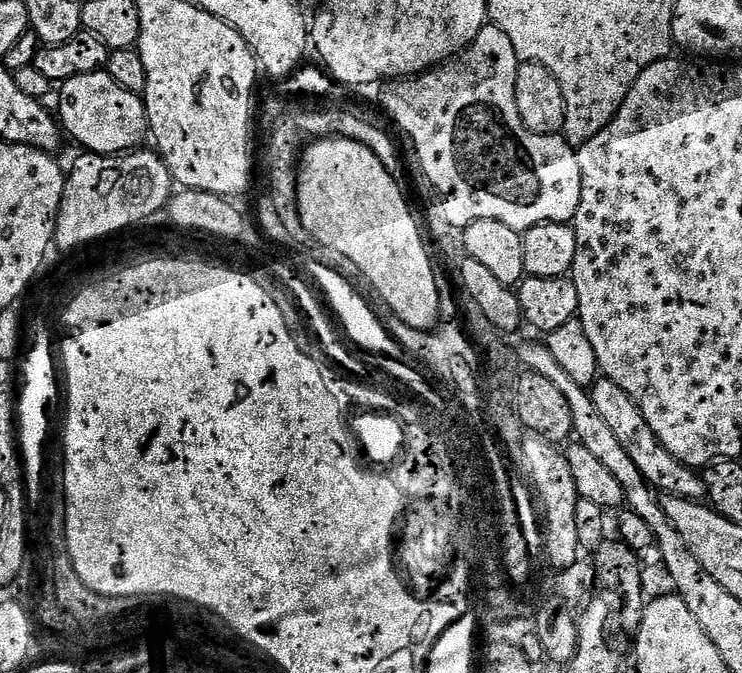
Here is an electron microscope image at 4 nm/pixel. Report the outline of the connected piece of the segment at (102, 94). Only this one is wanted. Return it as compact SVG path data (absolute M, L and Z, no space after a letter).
M107 70L78 74L63 81L60 88L58 120L63 131L81 144L81 149L97 152L99 156L119 156L122 152L139 149L149 135L148 115L143 99L137 93L124 89Z

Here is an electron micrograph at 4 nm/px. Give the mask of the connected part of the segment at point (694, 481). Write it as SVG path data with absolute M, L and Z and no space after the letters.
M600 378L592 385L590 391L599 416L610 425L610 430L618 437L622 450L630 454L634 466L642 470L642 478L646 478L646 482L653 490L670 496L684 496L688 500L697 502L705 499L703 475L699 471L687 468L682 462L678 462L678 458L674 458L674 454L670 454L670 450L666 450L666 446L662 446L658 438L654 438L654 430L650 430L638 406L632 401L630 394L626 394L626 390L618 386L618 382Z

